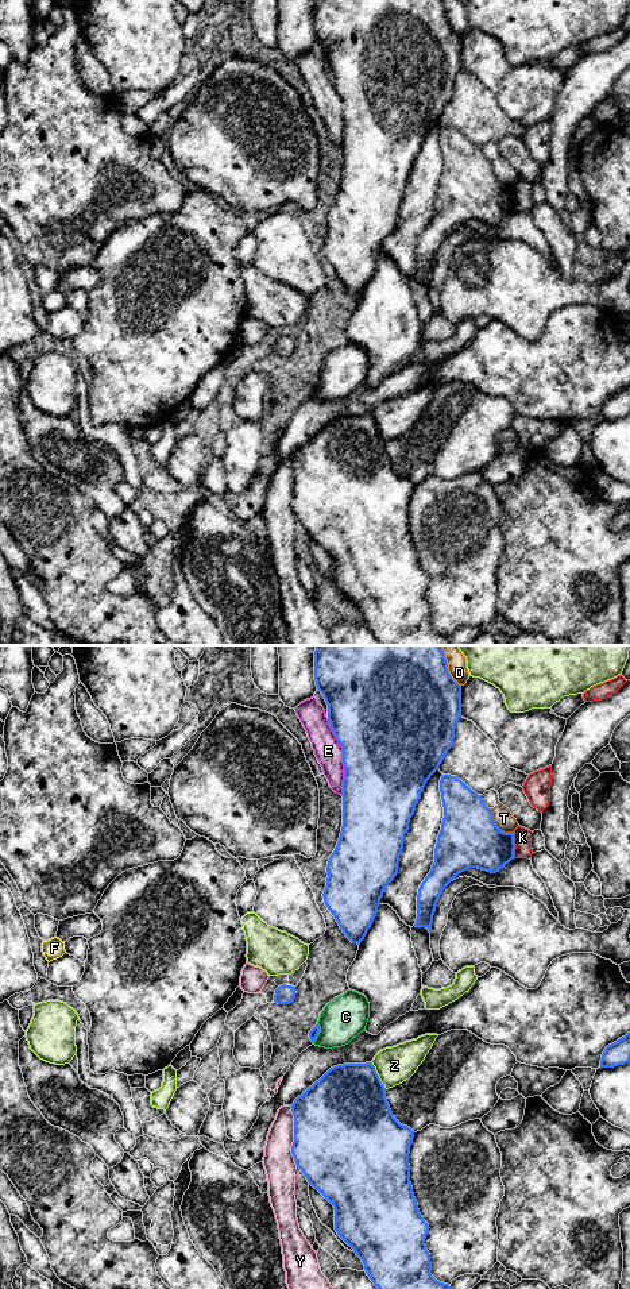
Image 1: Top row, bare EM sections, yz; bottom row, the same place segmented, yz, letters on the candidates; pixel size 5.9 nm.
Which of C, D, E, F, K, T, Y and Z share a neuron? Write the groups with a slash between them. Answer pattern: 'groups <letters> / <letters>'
groups C / D / E / F / K / T / Y / Z

